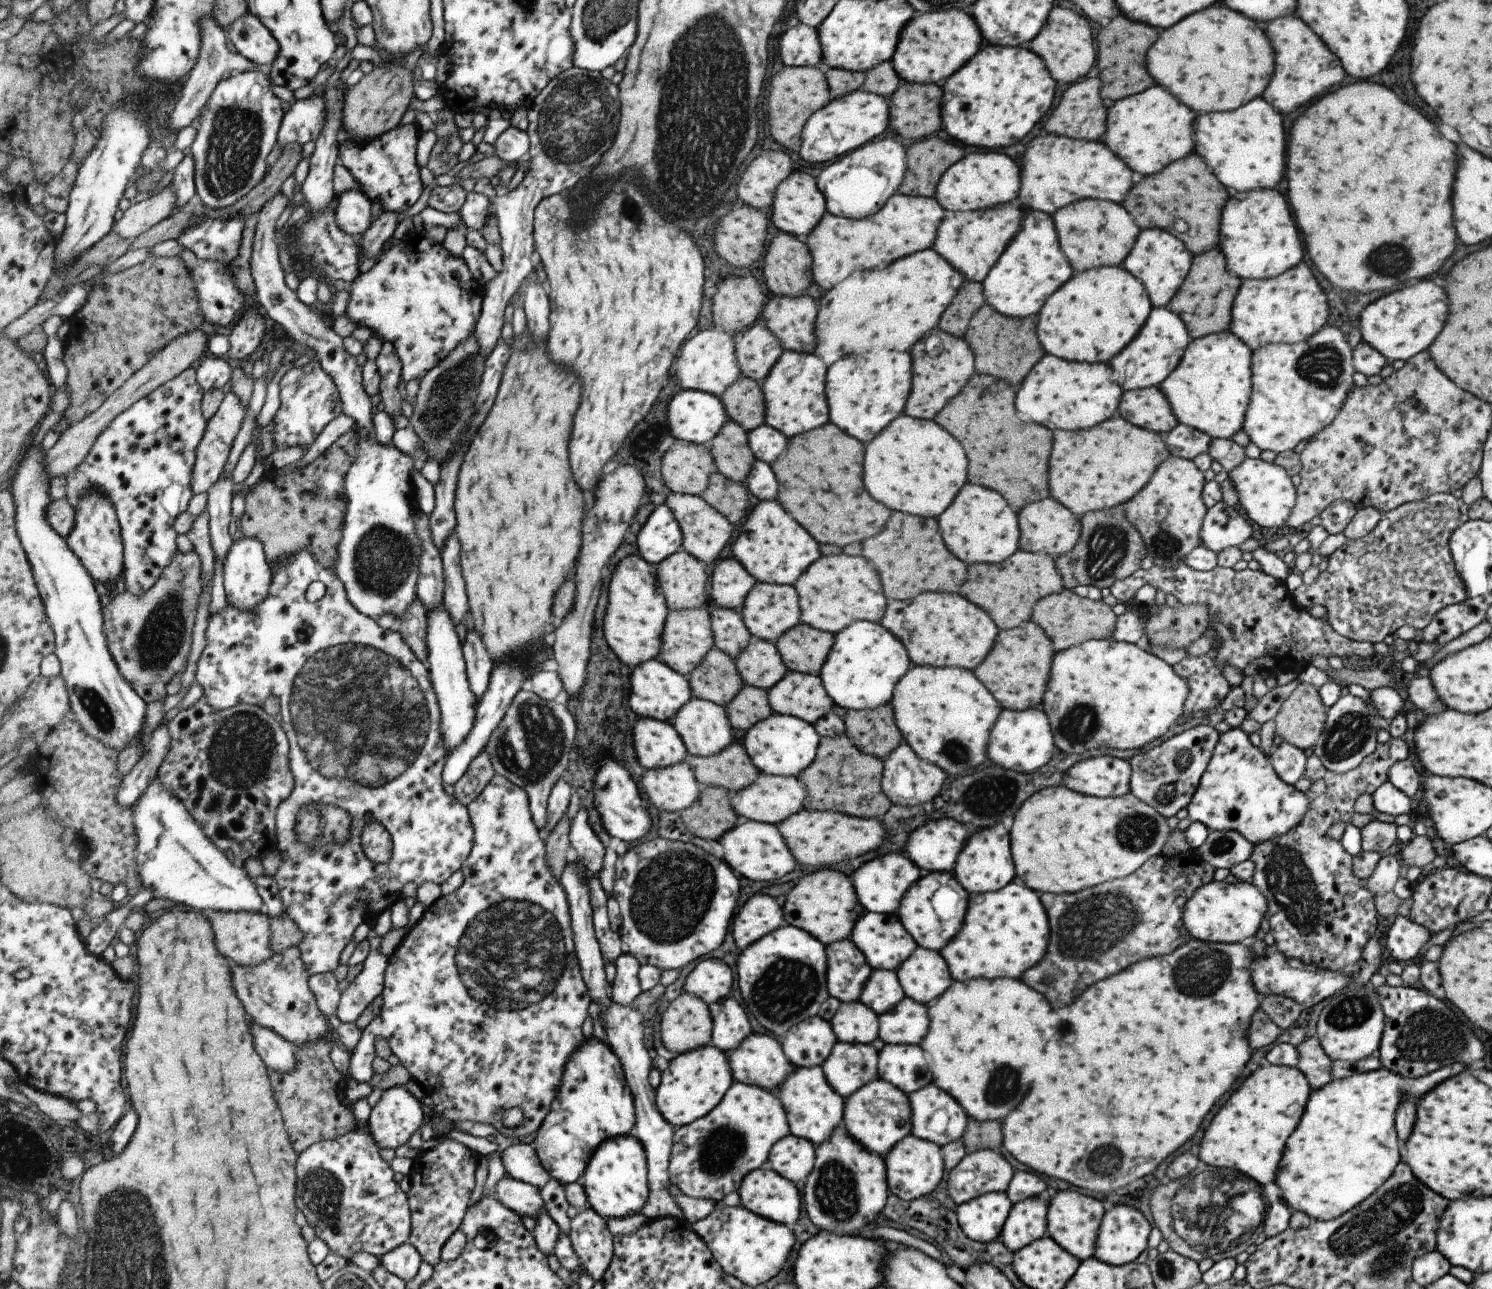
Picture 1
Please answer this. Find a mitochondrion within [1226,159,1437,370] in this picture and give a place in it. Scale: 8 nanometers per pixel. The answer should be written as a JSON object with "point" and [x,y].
{"point":[1392,260]}

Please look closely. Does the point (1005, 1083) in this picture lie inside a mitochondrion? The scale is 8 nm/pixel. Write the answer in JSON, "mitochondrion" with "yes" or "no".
{"mitochondrion":"yes"}

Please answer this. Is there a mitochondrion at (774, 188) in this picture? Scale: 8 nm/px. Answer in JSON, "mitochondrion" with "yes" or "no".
{"mitochondrion":"no"}

